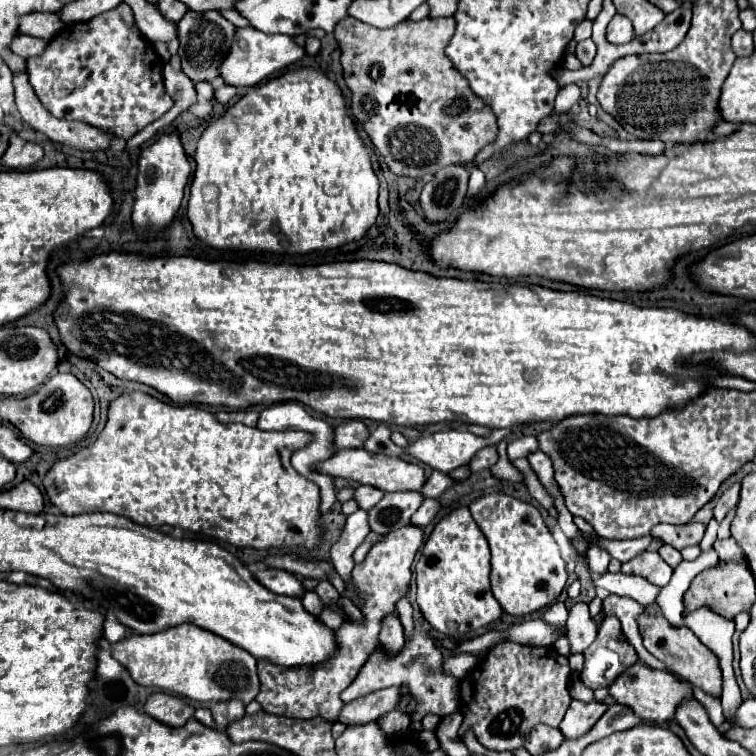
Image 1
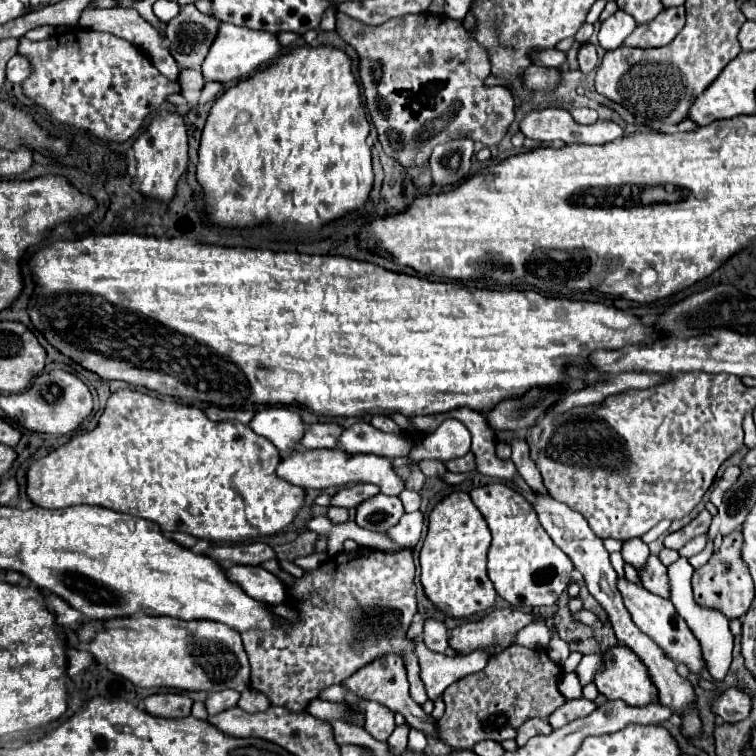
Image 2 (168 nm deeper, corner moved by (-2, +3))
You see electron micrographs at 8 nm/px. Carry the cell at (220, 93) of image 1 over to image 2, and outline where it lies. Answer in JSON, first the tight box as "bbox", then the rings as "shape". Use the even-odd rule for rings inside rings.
{"bbox":[200,82,222,104],"shape":[[[206,82],[202,94],[200,94],[200,104],[212,104],[222,92],[222,84],[220,82]]]}

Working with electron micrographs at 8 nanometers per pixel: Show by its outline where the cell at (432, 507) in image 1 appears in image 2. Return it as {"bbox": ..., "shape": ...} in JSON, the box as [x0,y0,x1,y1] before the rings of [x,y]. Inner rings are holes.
{"bbox":[386,510,424,548],"shape":[[[420,510],[404,514],[402,520],[392,526],[390,530],[386,530],[386,536],[396,542],[398,546],[406,546],[406,548],[414,548],[416,542],[420,540],[420,532],[422,532],[422,524],[424,524],[424,514]]]}

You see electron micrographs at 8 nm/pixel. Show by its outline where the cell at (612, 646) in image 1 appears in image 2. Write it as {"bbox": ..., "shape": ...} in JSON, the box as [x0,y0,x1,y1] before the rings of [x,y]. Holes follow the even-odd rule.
{"bbox":[576,652,604,684],"shape":[[[596,652],[596,654],[586,654],[582,658],[582,662],[576,668],[576,674],[580,678],[580,684],[590,684],[594,680],[594,676],[598,672],[602,672],[602,664],[604,664],[604,652]]]}

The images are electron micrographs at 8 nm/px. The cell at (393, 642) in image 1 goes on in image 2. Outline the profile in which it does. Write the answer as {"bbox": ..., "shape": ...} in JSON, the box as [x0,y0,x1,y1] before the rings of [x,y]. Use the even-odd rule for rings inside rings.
{"bbox":[344,654,438,738],"shape":[[[384,654],[384,656],[376,658],[374,662],[360,668],[354,676],[344,680],[344,686],[362,700],[376,700],[376,702],[388,706],[392,712],[400,712],[412,728],[424,732],[430,738],[438,738],[438,720],[432,718],[430,714],[426,714],[422,710],[422,706],[418,706],[408,694],[406,668],[404,668],[404,662],[402,662],[402,658],[398,654]]]}

